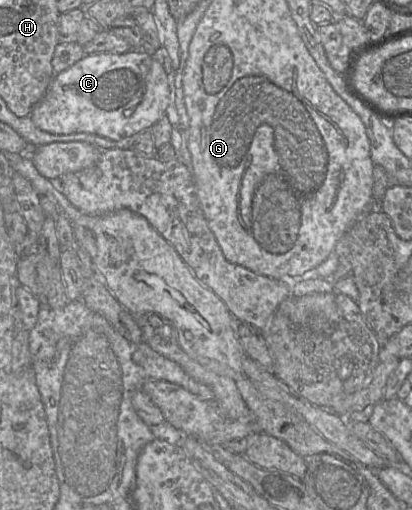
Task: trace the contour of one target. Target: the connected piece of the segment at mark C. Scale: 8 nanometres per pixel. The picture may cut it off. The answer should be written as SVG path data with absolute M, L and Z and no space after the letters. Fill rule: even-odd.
M131 49L126 53L101 52L95 54L87 54L81 60L79 60L66 70L62 71L59 74L55 74L43 98L34 106L29 116L36 127L48 133L91 133L111 140L121 140L123 138L133 136L141 131L151 130L152 126L166 114L166 111L170 104L172 104L172 93L169 86L169 76L165 71L163 65L152 55L149 55L148 53L141 50ZM148 62L149 66L147 68L147 71L143 71L141 67L142 64L144 65Z

